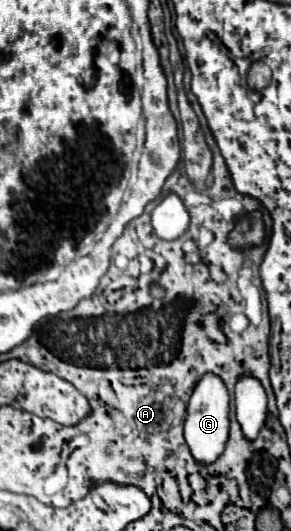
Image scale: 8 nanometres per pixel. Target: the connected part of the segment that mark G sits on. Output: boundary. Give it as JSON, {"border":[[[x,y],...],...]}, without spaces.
{"border":[[[211,372],[203,374],[195,384],[191,400],[187,404],[187,420],[185,420],[185,440],[191,448],[191,454],[201,464],[215,462],[227,442],[229,436],[229,392],[223,380]]]}

